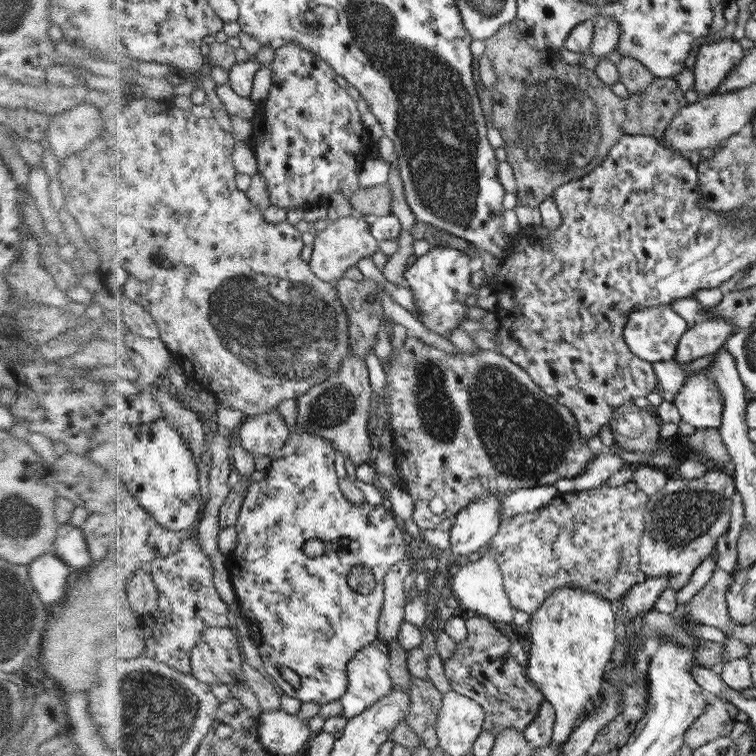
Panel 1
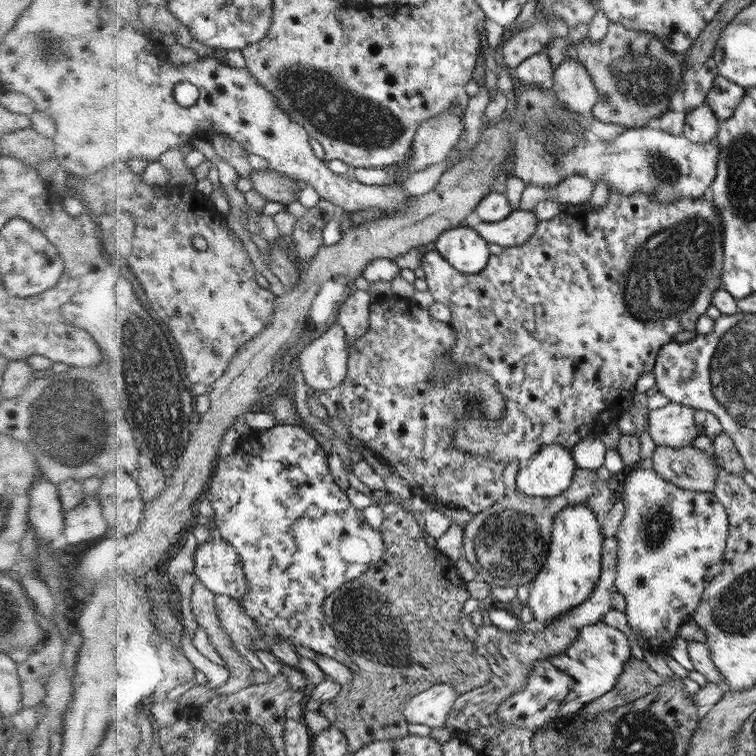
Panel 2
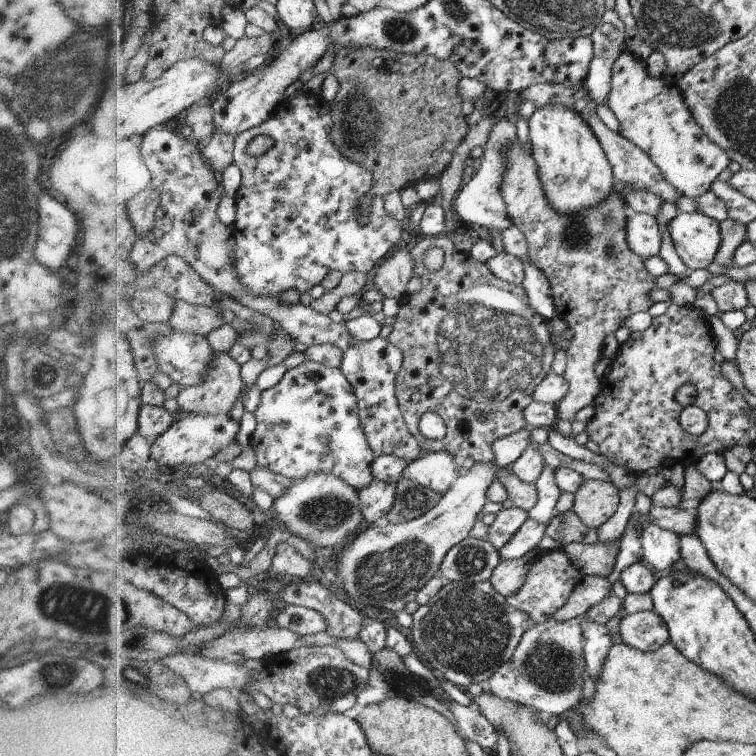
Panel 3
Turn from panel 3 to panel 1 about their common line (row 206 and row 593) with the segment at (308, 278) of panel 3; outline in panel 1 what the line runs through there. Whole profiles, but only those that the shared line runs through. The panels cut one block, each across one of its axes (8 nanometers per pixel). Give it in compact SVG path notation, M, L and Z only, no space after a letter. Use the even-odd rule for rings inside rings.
M302 429L292 431L288 445L273 456L265 479L249 487L237 526L239 542L233 550L231 575L241 602L252 639L258 646L265 670L291 698L327 705L344 698L348 692L348 663L360 648L376 640L376 622L382 610L384 579L388 570L404 558L406 542L396 520L384 505L361 505L350 502L340 486L340 470L336 470L337 448L332 441ZM309 540L331 542L319 557L310 558L304 551ZM356 566L372 570L376 585L371 594L360 594L350 586L350 574ZM291 668L302 677L299 688L282 678L282 670Z

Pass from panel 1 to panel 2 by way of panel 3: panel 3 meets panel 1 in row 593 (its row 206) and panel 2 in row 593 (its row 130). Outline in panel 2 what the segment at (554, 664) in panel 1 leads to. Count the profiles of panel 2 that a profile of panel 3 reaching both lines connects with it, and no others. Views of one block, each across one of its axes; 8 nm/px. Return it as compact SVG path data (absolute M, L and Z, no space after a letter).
M585 504L567 505L552 521L551 545L543 569L528 584L529 599L527 606L531 610L533 619L546 626L551 624L561 614L576 609L587 601L600 578L600 550L602 548L602 534L598 524L597 514L591 506Z

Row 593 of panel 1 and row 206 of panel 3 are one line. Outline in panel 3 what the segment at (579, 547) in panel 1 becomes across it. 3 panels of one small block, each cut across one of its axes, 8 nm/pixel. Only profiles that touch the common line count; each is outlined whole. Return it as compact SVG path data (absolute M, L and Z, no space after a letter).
M517 140L516 144L504 150L504 158L506 158L506 174L502 184L502 196L508 216L512 220L512 225L516 226L526 238L530 261L548 278L557 316L566 321L574 332L574 337L568 341L567 363L563 372L563 377L568 382L568 392L556 404L558 420L574 422L576 413L584 406L594 405L598 394L603 391L595 370L603 357L604 338L610 334L614 335L628 316L636 312L646 312L653 305L650 294L657 288L656 277L646 270L645 259L634 254L628 246L627 204L618 192L612 192L604 202L600 202L594 208L582 210L580 214L558 214L548 204L547 194L544 194L543 186L540 186L539 166L536 166L535 158L530 154L529 144L525 146Z

